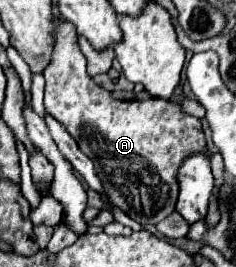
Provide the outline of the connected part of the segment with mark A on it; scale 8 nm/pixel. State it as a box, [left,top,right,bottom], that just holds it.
[44,17,206,225]

